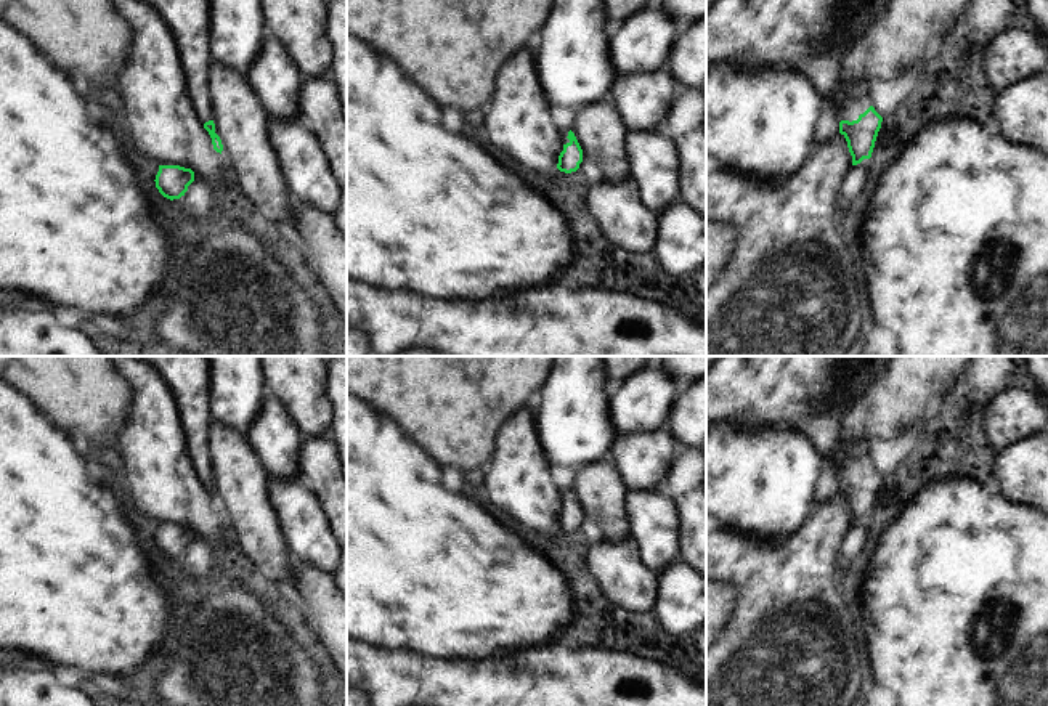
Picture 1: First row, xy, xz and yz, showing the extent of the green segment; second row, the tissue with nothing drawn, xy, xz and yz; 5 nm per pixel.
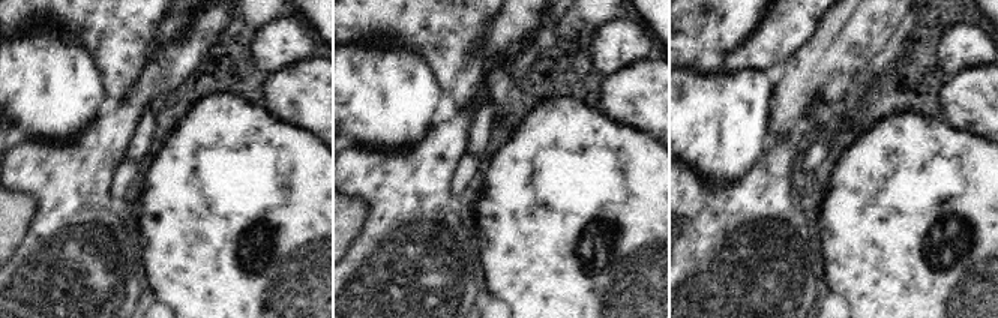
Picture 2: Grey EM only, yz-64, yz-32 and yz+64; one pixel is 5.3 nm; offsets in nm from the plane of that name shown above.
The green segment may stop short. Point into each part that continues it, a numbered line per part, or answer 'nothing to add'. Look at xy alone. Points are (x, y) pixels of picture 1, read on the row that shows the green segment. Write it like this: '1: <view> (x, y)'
1: xy (188, 20)

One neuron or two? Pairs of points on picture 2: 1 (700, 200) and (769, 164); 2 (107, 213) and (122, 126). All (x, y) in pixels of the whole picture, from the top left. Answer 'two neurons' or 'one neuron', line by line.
1: one neuron
2: one neuron

